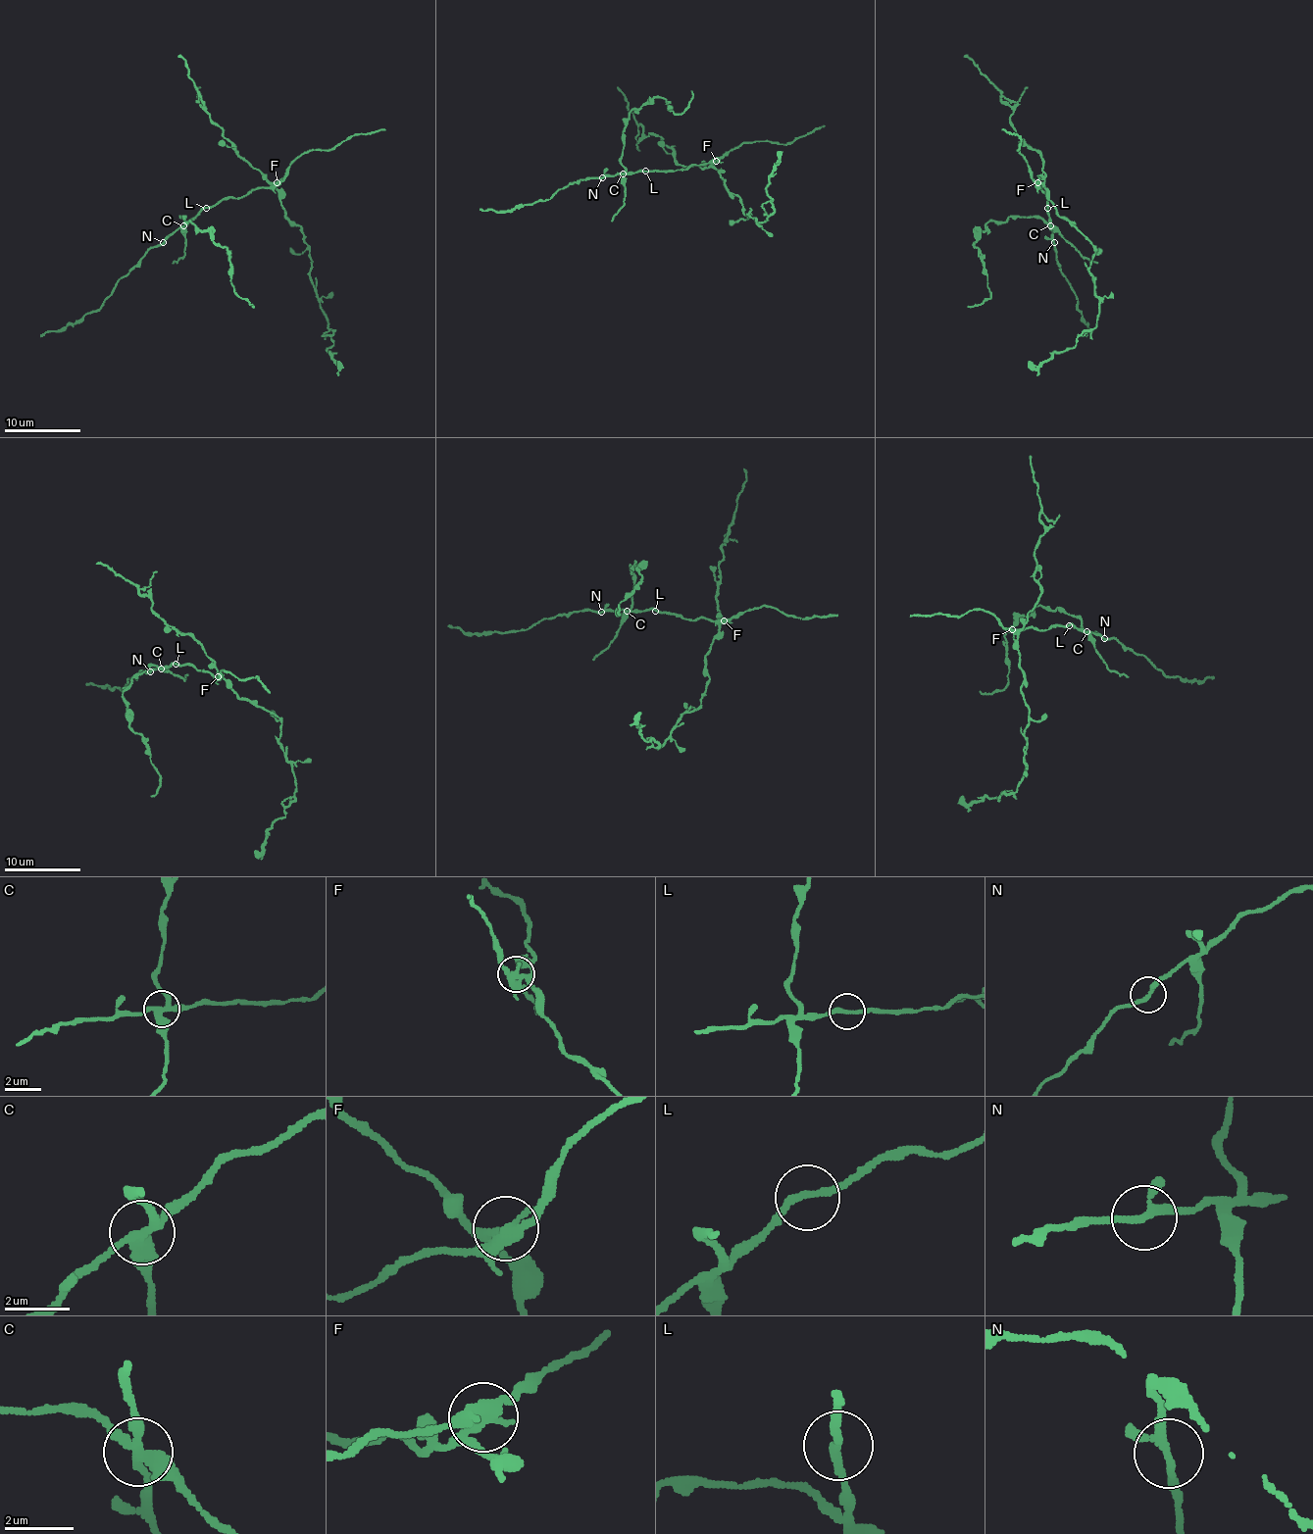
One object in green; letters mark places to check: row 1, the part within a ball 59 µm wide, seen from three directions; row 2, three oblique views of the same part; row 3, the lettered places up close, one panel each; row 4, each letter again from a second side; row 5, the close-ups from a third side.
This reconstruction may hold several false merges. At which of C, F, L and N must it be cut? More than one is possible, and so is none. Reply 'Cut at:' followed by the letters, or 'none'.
Cut at: C, F

